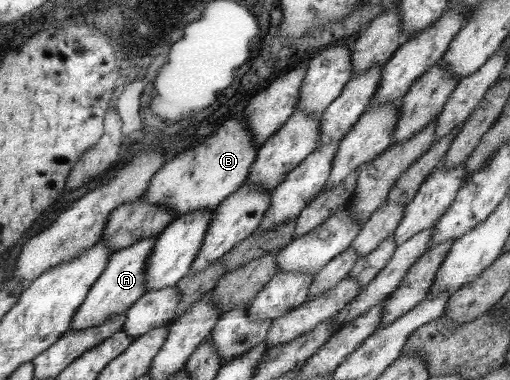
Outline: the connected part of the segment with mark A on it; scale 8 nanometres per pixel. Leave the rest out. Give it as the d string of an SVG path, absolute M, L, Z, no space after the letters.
M156 234L155 237L144 238L133 246L115 250L110 254L105 272L95 282L89 296L83 301L78 312L74 314L74 320L70 326L72 330L99 326L116 314L125 313L147 292L147 261L151 258L157 238L159 238L159 234Z

